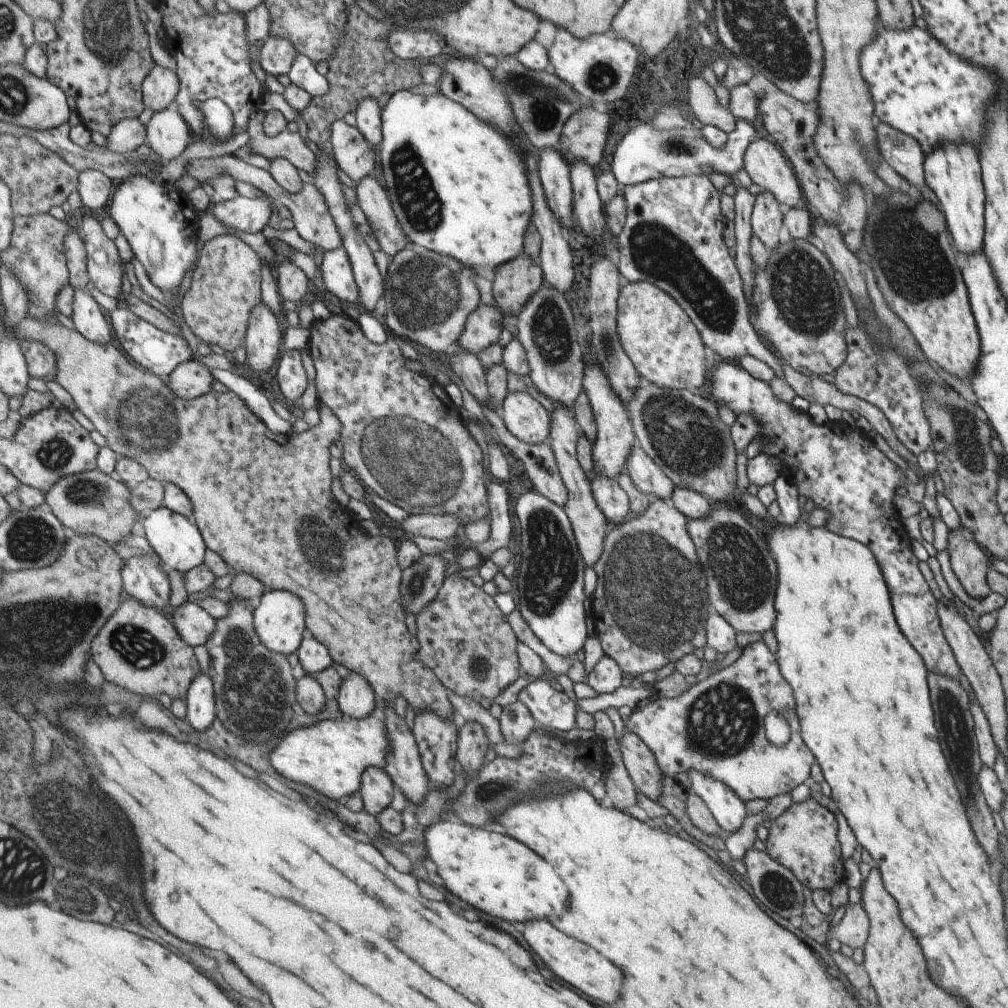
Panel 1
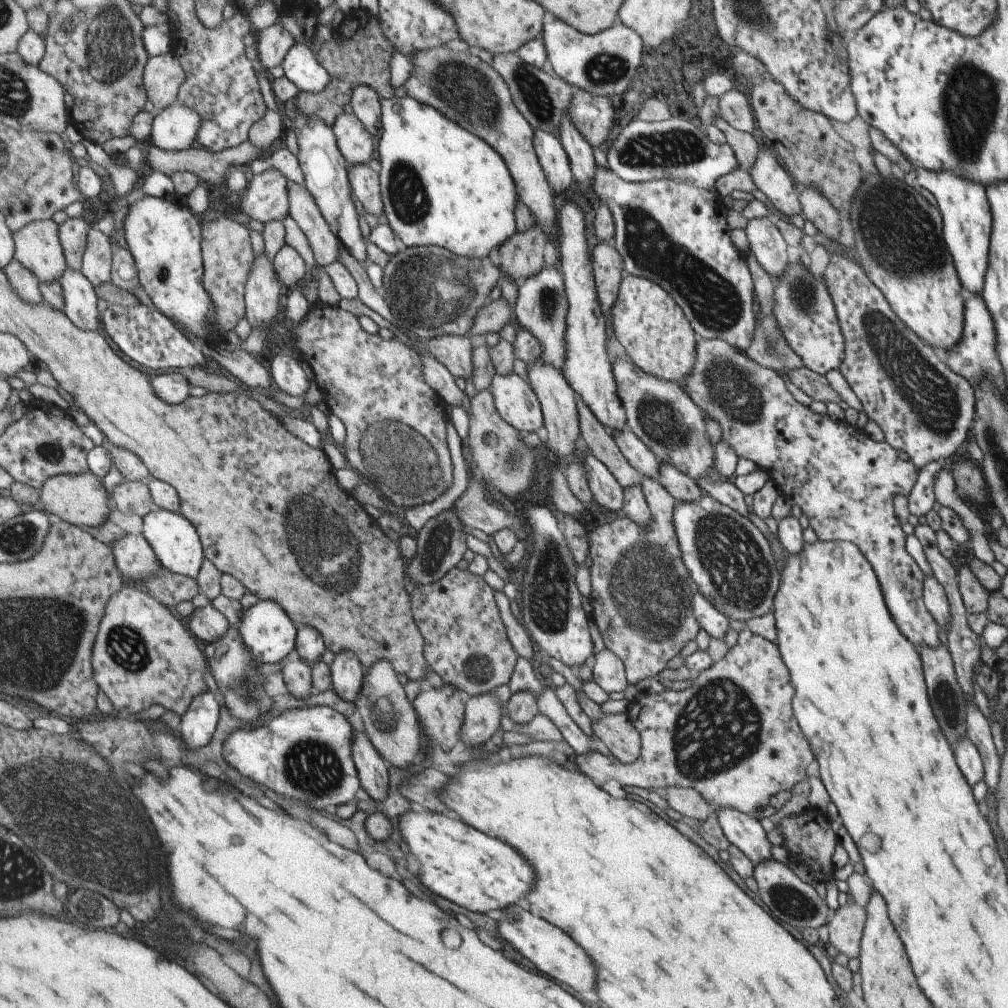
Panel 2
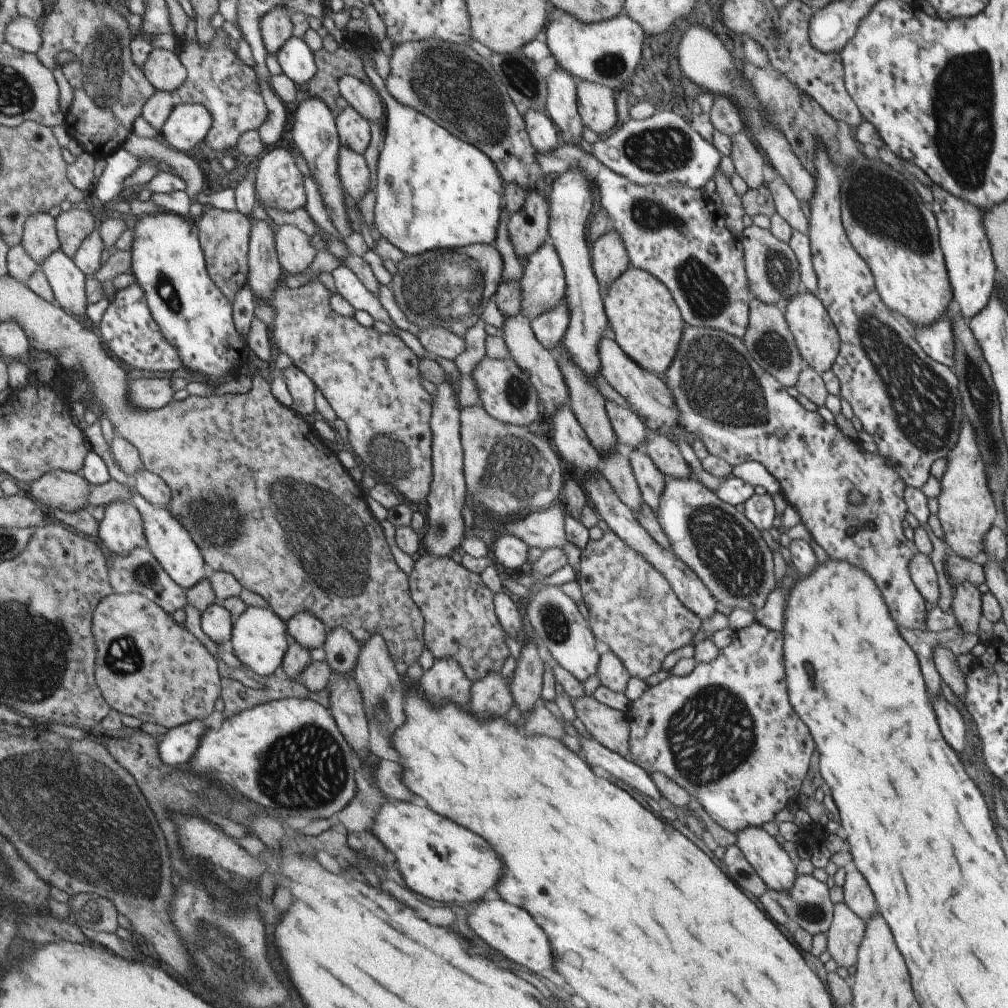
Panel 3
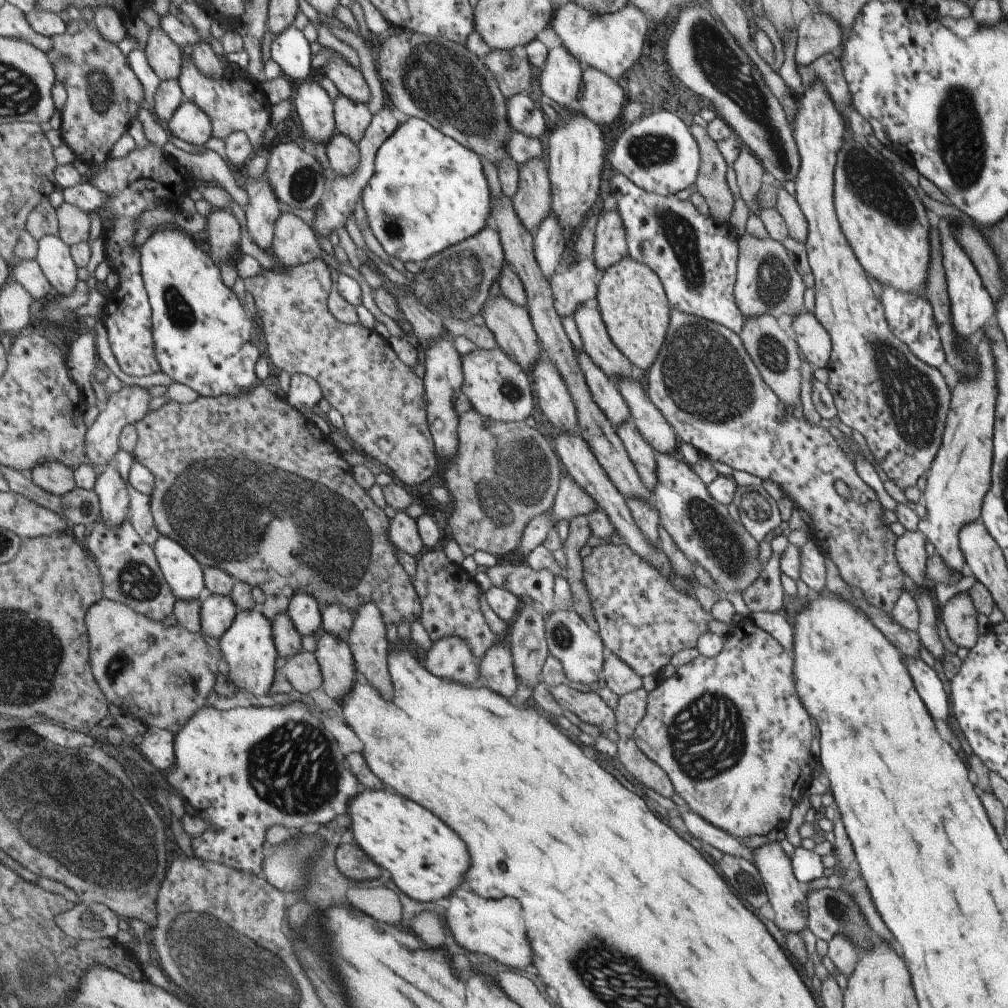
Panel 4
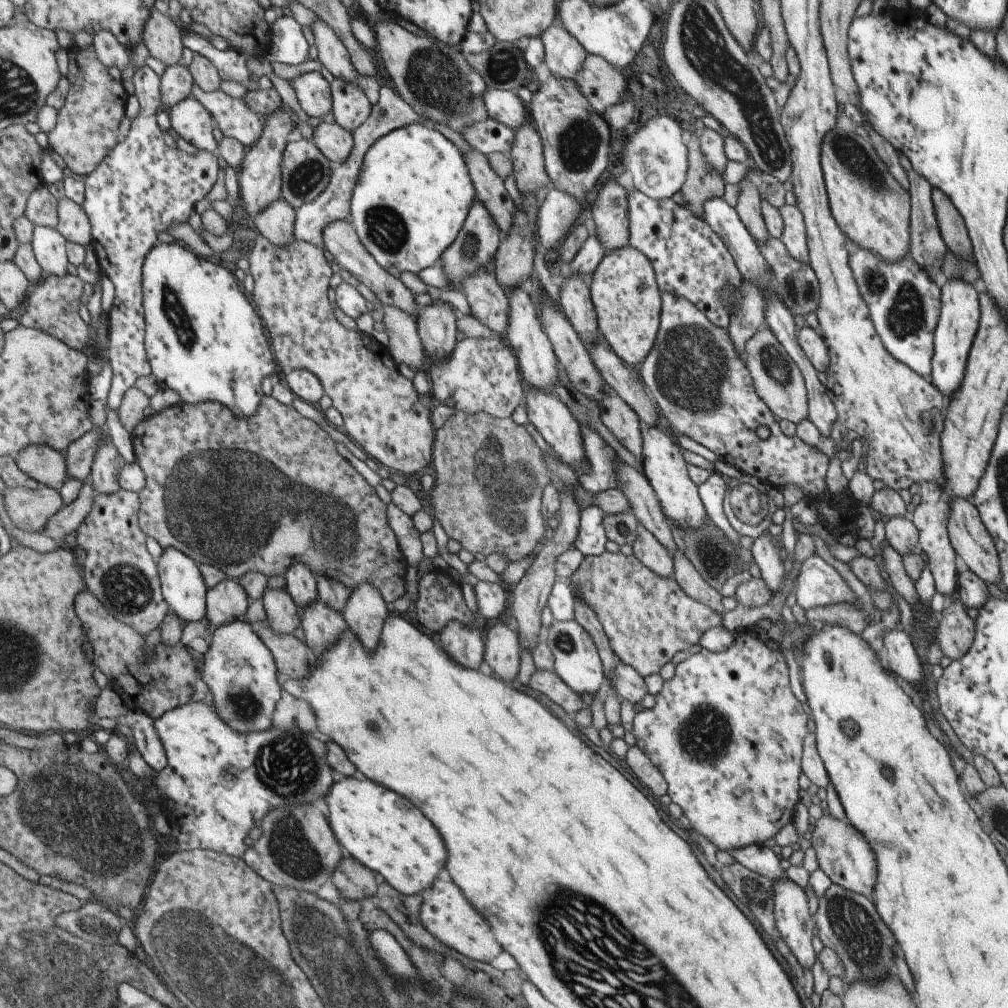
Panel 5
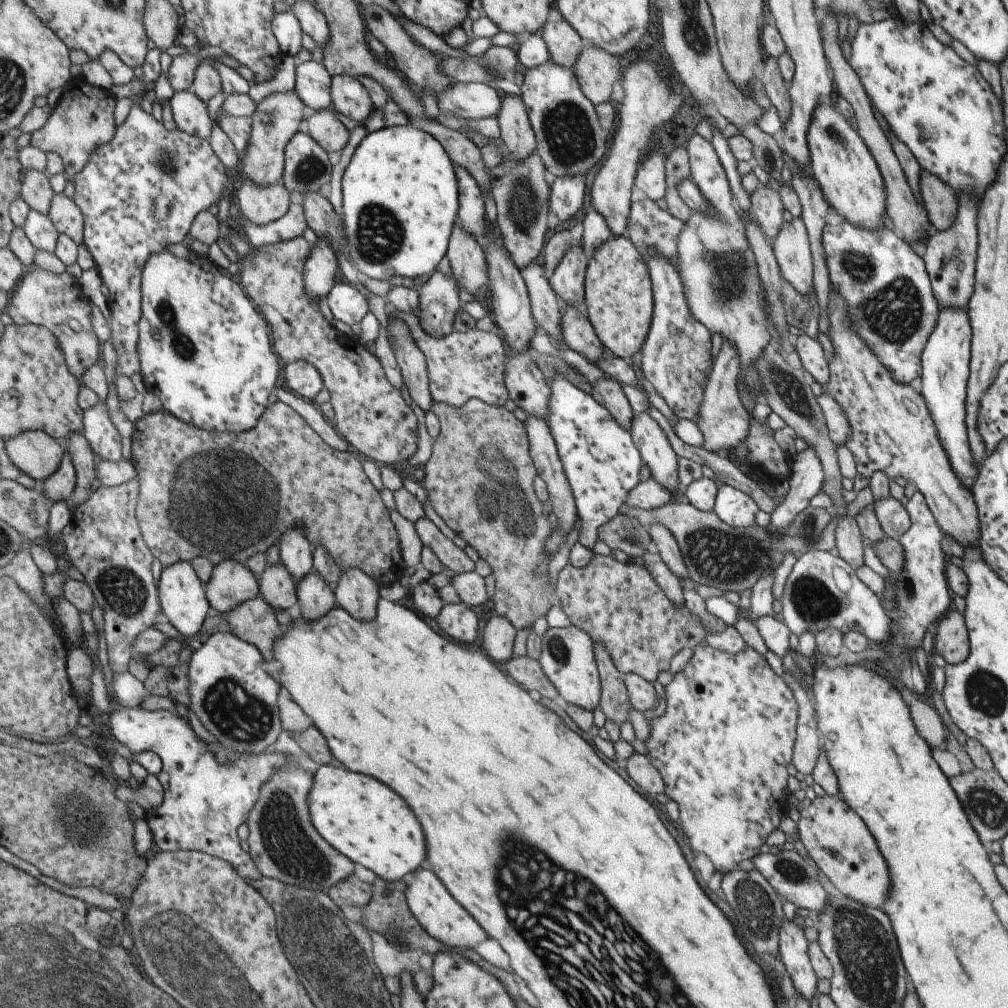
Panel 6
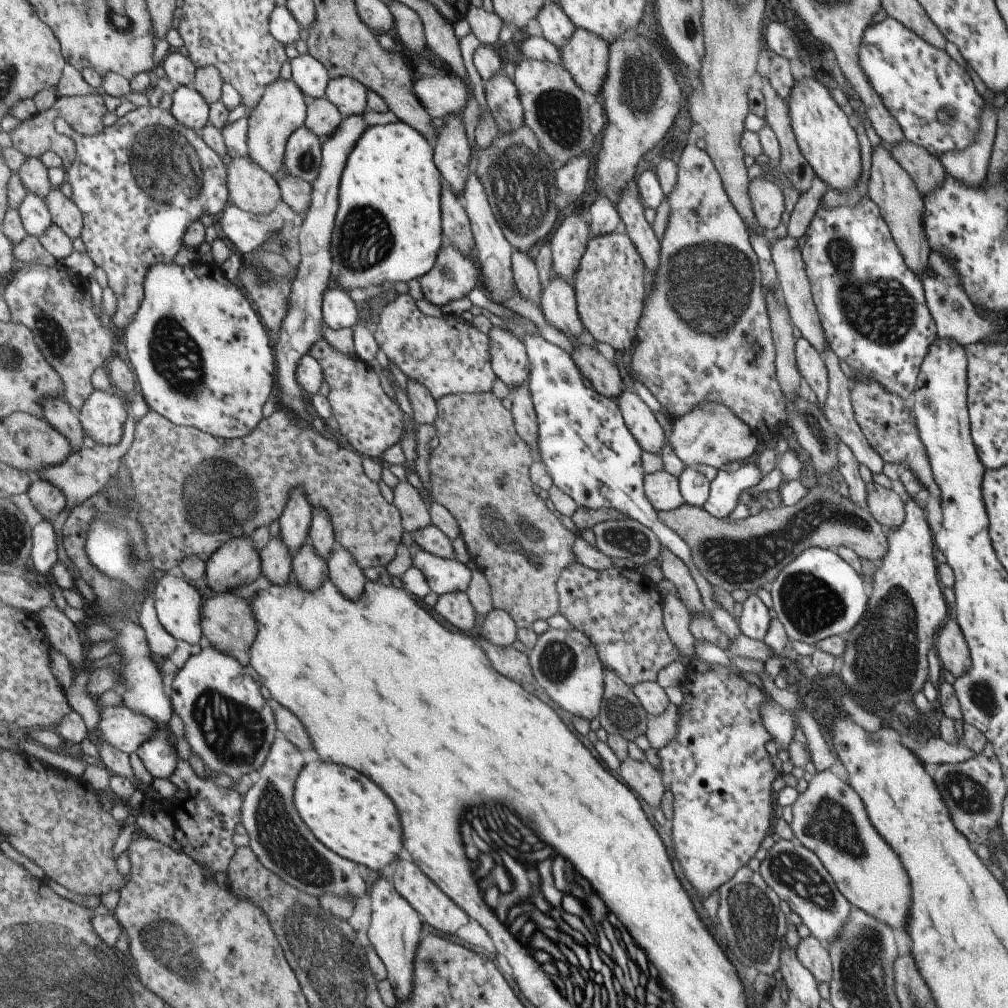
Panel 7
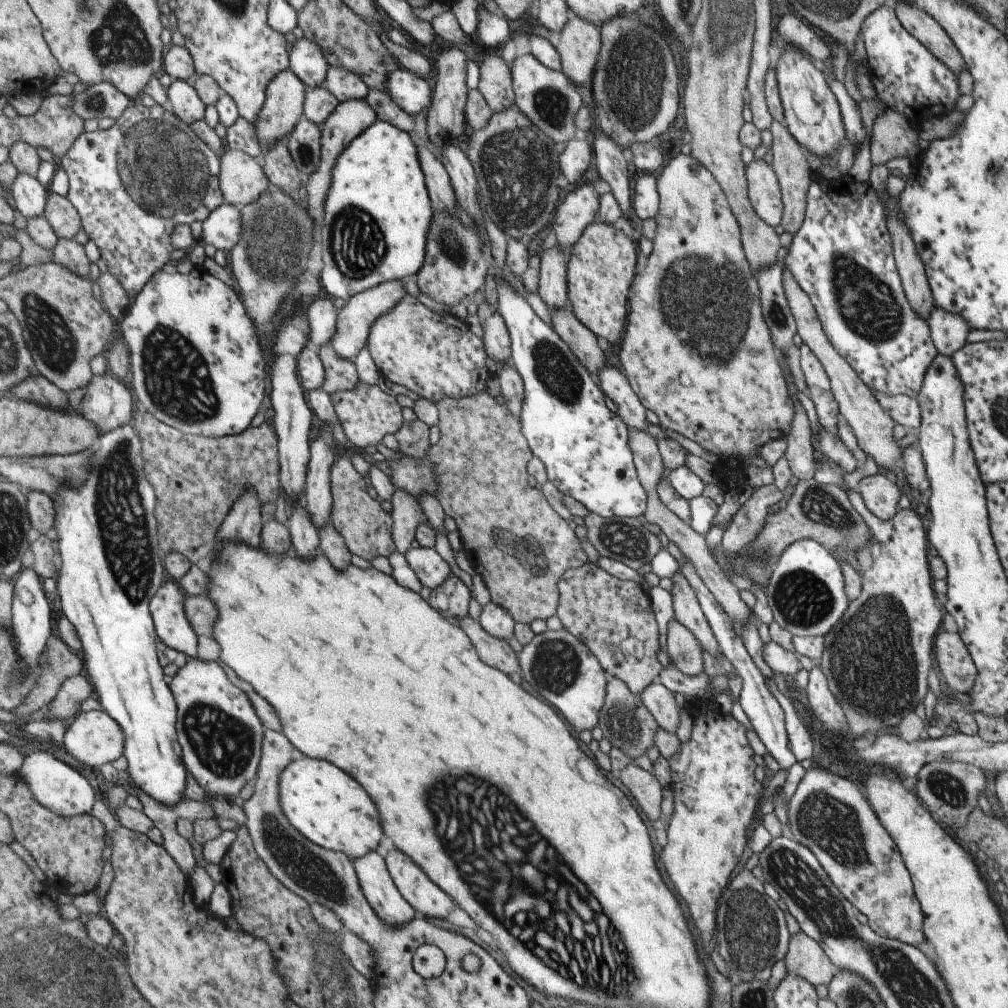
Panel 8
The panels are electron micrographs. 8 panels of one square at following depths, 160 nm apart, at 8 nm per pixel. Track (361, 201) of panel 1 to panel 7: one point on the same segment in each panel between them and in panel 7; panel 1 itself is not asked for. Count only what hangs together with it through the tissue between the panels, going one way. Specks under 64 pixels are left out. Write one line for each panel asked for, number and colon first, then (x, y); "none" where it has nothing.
2: (362, 180)
3: (352, 171)
4: (342, 154)
5: (335, 143)
6: (322, 126)
7: (321, 117)

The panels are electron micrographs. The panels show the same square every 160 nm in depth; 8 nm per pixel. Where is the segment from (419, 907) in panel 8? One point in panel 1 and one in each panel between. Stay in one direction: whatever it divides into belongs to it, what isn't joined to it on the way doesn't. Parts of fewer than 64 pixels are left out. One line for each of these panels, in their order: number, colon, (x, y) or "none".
1: (580, 966)
2: (551, 951)
3: (508, 929)
4: (496, 928)
5: (444, 912)
6: (440, 916)
7: (435, 910)

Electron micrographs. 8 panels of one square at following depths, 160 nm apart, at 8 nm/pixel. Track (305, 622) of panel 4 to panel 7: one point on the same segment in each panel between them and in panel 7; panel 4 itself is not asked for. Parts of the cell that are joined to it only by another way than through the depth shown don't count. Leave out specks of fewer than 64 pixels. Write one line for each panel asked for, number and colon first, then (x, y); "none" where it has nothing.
5: (300, 584)
6: (295, 551)
7: (294, 522)

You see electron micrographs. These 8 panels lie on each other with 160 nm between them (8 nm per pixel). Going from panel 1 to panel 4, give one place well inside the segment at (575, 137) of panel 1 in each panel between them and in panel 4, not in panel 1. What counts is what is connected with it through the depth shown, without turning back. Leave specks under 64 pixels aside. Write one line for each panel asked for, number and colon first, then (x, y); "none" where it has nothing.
2: (591, 115)
3: (595, 105)
4: (600, 99)

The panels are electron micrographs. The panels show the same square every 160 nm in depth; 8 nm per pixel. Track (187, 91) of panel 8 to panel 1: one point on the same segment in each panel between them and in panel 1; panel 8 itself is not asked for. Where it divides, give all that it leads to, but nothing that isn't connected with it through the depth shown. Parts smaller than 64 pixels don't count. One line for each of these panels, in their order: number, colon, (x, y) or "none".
1: (168, 135)
2: (176, 128)
3: (190, 124)
4: (190, 123)
5: (190, 119)
6: (190, 112)
7: (189, 107)

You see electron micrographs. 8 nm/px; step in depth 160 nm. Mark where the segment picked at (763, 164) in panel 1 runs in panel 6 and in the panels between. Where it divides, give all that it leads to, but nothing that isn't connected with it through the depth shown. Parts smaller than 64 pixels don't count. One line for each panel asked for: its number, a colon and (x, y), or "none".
2: (777, 185)
3: (786, 205)
4: (786, 207)
5: (793, 236)
6: (791, 248)

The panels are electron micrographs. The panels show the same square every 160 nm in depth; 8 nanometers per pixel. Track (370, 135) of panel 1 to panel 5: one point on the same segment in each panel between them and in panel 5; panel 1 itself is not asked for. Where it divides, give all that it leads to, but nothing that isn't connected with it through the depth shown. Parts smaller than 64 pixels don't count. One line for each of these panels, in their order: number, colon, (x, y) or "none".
2: (364, 101)
3: (362, 97)
4: (348, 80)
5: (331, 53)

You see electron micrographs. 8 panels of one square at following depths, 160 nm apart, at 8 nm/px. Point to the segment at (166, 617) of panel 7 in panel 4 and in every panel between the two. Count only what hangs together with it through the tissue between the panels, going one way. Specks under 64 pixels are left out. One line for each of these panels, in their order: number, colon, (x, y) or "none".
4: (185, 574)
5: (183, 585)
6: (183, 596)

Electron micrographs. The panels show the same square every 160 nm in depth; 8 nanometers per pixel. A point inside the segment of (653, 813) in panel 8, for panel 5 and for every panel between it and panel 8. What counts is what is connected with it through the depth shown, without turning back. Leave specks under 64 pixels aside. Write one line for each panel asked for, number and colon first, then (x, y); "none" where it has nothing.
5: (640, 767)
6: (638, 767)
7: (641, 777)

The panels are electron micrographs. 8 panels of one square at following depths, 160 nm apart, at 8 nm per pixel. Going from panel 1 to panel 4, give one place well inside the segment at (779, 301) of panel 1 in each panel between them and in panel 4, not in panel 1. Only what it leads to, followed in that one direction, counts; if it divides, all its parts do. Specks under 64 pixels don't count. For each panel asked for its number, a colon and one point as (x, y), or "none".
2: (802, 308)
3: (815, 337)
4: (813, 342)

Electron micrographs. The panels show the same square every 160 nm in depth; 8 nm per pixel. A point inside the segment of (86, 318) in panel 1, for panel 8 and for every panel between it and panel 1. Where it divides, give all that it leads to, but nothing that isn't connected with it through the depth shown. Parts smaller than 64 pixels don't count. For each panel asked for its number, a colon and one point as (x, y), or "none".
2: (81, 296)
3: (69, 283)
4: (55, 257)
5: (50, 246)
6: (40, 229)
7: (34, 212)
8: (30, 198)

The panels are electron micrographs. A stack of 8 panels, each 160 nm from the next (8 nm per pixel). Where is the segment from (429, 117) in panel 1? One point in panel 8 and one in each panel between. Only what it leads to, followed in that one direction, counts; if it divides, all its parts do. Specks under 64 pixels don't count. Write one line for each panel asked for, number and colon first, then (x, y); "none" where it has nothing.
2: (440, 185)
3: (433, 191)
4: (427, 192)
5: (412, 194)
6: (398, 192)
7: (387, 228)
8: (377, 213)

